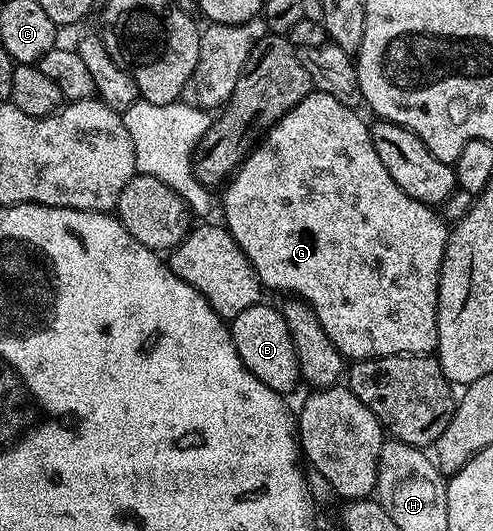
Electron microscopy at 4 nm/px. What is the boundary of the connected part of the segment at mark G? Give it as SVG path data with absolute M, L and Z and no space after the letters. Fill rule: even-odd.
M316 89L303 97L299 105L295 105L278 123L264 132L265 140L246 154L240 166L224 184L225 196L221 199L221 211L225 214L223 226L255 269L262 288L286 291L289 297L296 297L313 310L319 325L346 360L381 359L384 355L428 355L437 350L437 290L443 257L449 244L450 228L430 204L420 203L415 197L403 193L399 185L395 185L391 173L387 173L383 161L379 161L379 153L375 153L370 124L365 124L357 114L354 108Z

